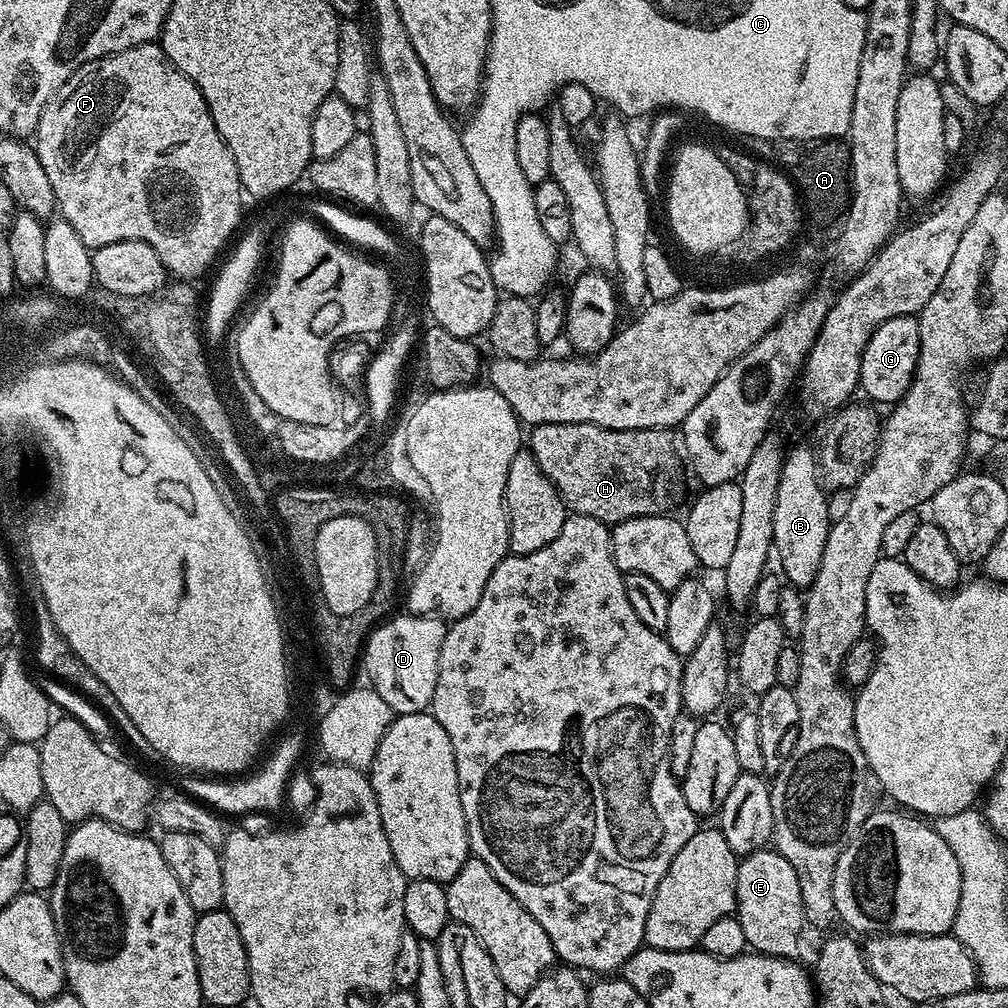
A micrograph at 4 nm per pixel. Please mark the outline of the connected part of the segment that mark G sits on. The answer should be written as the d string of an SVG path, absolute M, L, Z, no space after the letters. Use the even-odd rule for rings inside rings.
M915 315L890 318L890 322L882 322L878 330L866 342L866 350L862 354L862 370L860 371L859 391L865 392L872 400L891 406L901 400L914 378L914 370L918 366L919 319Z

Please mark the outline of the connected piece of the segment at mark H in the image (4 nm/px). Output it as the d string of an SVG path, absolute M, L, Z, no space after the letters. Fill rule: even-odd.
M537 424L531 432L532 457L556 488L569 513L598 518L598 522L611 526L635 516L654 516L665 511L664 503L676 476L676 452L678 456L671 431L663 428L610 430L597 424Z

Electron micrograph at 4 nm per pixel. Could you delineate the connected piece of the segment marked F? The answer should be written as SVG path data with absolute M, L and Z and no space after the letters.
M159 43L139 44L116 52L112 56L103 56L83 64L61 88L50 98L50 102L42 110L42 118L38 118L38 126L34 133L34 147L38 154L38 162L42 162L42 170L46 170L46 178L50 178L50 186L54 186L54 198L59 215L74 231L89 250L102 246L110 246L110 242L126 242L137 240L154 246L158 258L162 258L165 269L173 272L173 277L189 282L199 281L199 276L216 260L216 255L224 248L228 239L237 235L236 227L240 224L240 211L244 208L245 197L240 187L238 162L234 162L234 154L230 154L230 146L218 134L218 126L214 126L214 118L206 106L206 98L168 60L168 55Z

